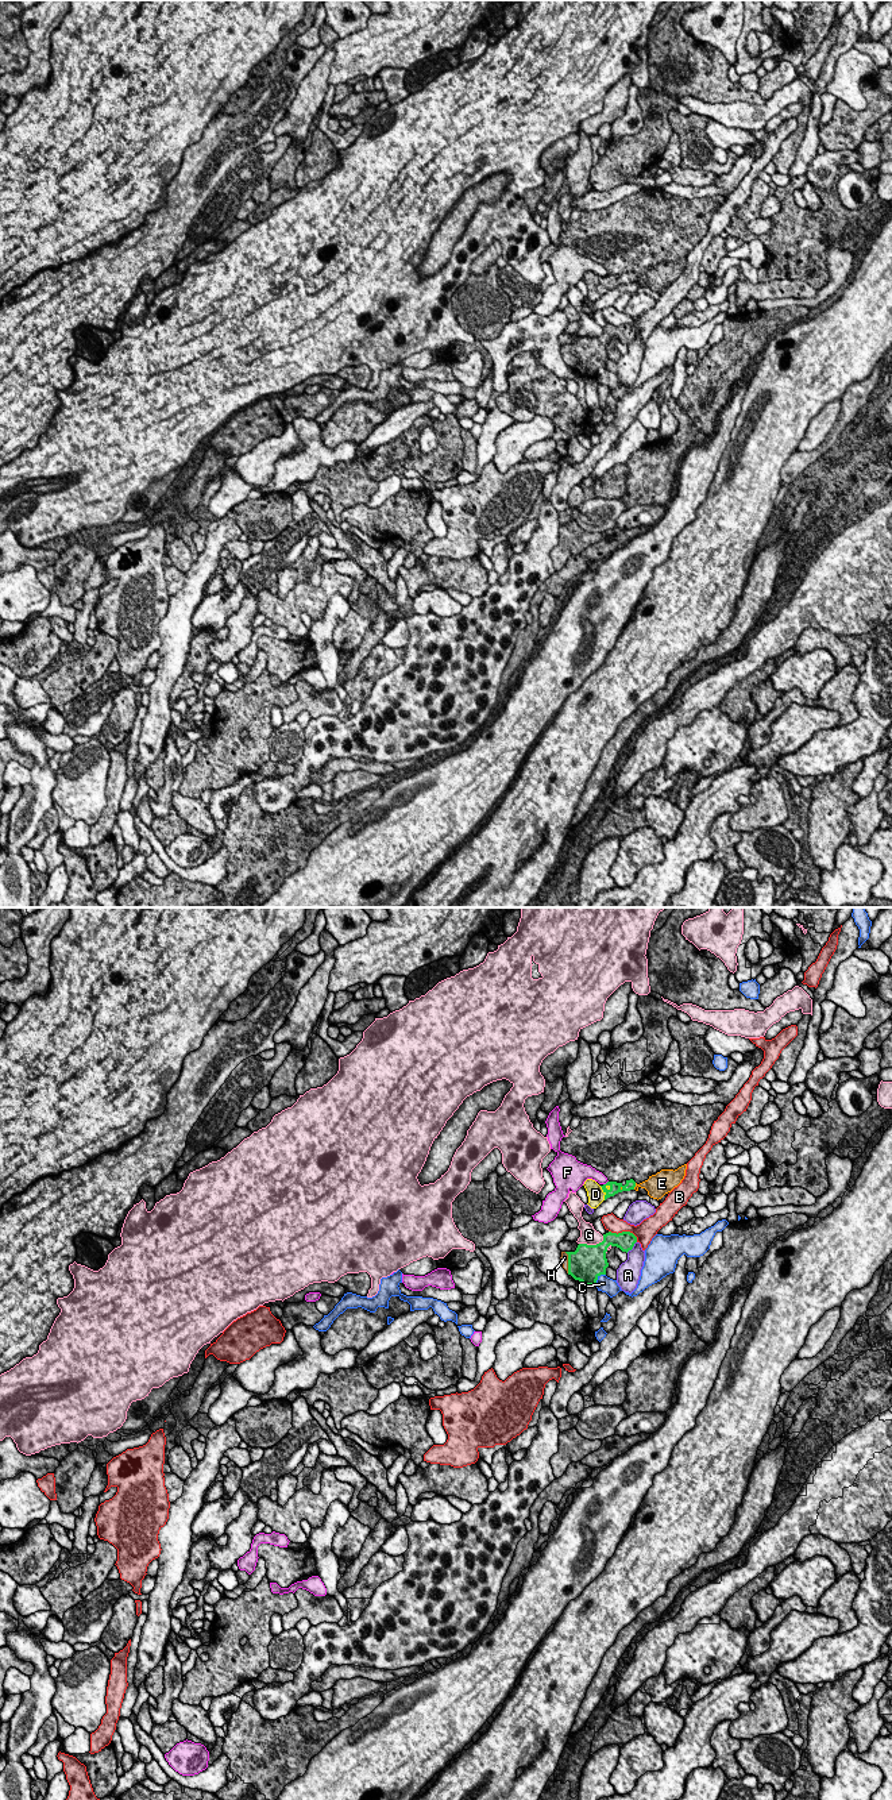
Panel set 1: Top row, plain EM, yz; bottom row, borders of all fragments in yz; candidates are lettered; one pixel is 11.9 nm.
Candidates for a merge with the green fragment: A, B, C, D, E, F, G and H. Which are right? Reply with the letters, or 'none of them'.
D, E, H

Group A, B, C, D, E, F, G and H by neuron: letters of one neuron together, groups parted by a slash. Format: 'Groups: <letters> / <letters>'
Groups: A / B / C / D E H / F / G

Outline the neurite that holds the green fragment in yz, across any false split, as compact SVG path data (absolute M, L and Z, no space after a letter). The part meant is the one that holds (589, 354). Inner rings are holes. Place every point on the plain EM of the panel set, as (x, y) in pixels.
M630 324L606 325L603 334L596 338L579 336L575 344L561 344L563 361L575 373L586 378L596 378L601 367L606 367L609 359L606 344L607 340L617 339L622 344L629 344L637 335L637 329Z

